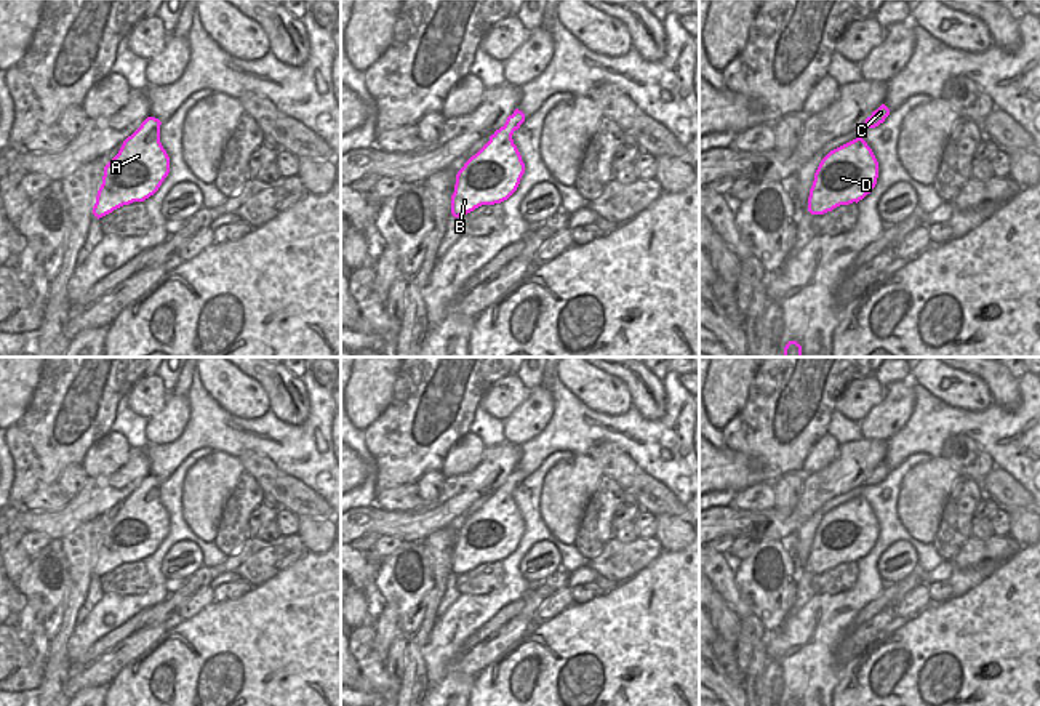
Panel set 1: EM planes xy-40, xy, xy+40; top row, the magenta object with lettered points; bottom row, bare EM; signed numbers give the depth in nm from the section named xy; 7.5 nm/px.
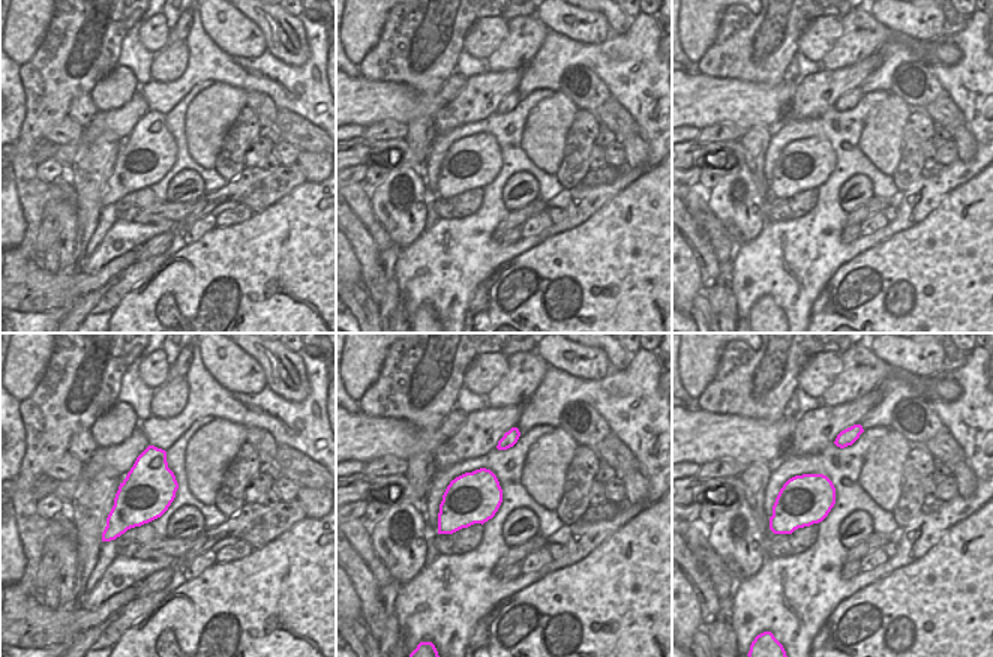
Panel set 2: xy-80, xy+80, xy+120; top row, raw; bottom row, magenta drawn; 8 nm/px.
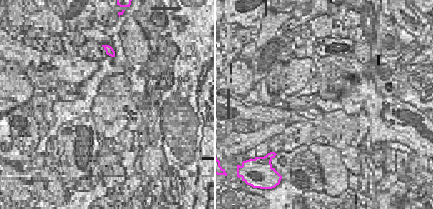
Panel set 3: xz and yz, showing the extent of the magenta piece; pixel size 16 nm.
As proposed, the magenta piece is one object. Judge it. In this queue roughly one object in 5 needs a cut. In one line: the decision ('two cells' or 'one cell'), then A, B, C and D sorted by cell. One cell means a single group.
one cell; groups A B C D

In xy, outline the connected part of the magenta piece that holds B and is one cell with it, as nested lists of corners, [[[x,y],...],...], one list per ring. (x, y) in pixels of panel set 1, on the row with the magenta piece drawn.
[[[515,109],[506,123],[490,136],[490,141],[458,171],[451,195],[454,218],[482,205],[501,203],[517,191],[525,163],[512,134],[523,122],[525,114]]]

